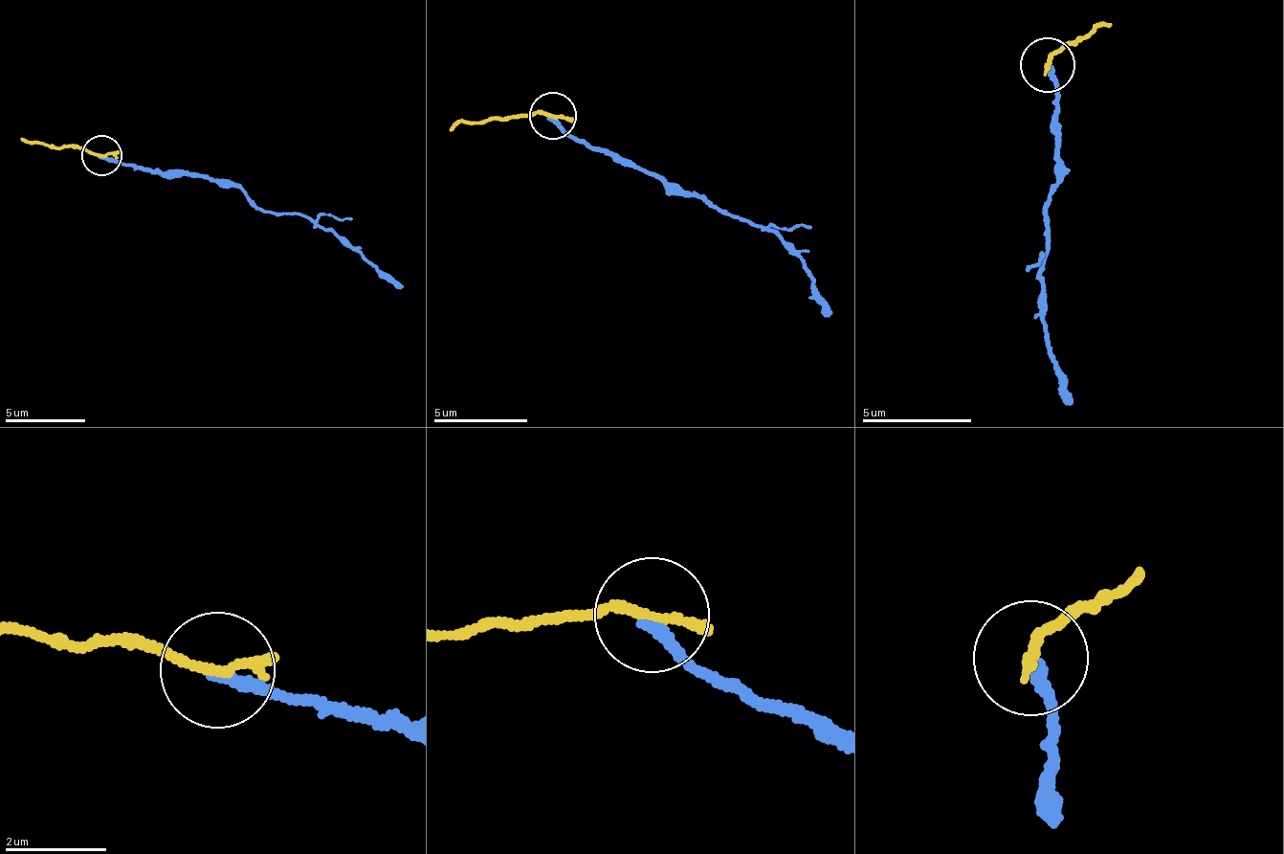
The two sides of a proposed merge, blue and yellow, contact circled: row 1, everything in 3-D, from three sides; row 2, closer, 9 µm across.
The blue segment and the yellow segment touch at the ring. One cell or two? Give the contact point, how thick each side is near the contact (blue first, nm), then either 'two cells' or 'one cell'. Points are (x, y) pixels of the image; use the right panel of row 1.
place (1048, 65); calibres 240 and 240 nm; two cells

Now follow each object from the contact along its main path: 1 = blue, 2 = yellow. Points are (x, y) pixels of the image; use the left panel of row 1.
1: (101, 157), (236, 189), (258, 208), (316, 220), (405, 286)
2: (100, 154), (22, 141)

